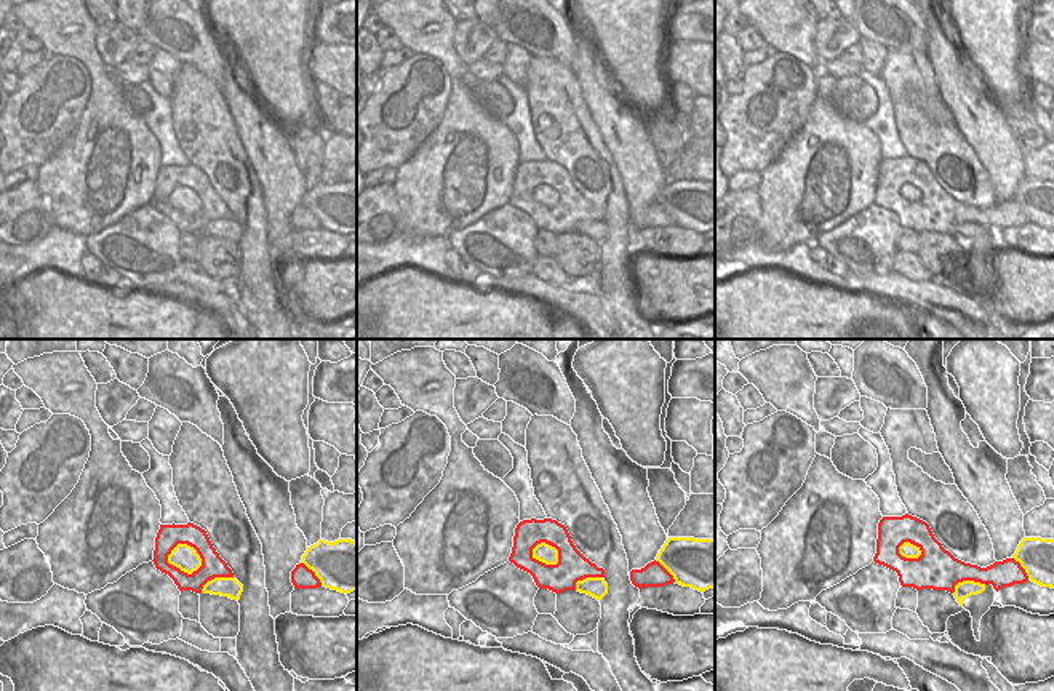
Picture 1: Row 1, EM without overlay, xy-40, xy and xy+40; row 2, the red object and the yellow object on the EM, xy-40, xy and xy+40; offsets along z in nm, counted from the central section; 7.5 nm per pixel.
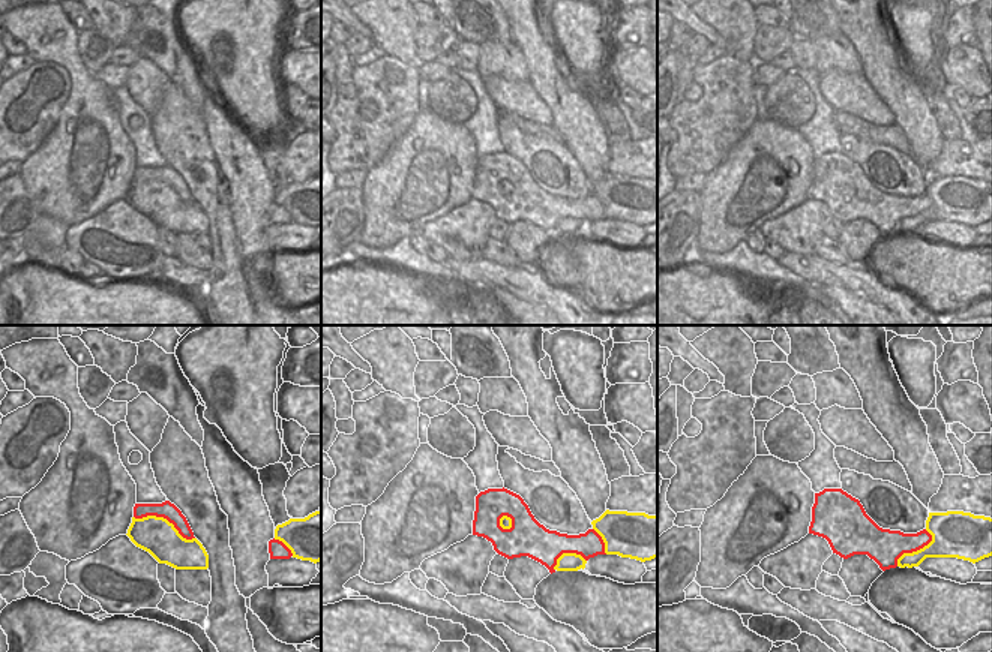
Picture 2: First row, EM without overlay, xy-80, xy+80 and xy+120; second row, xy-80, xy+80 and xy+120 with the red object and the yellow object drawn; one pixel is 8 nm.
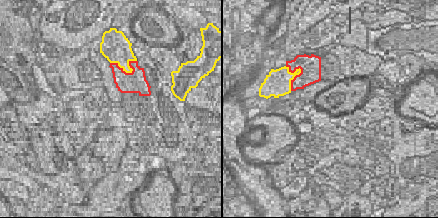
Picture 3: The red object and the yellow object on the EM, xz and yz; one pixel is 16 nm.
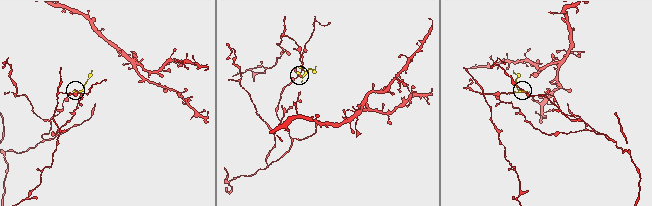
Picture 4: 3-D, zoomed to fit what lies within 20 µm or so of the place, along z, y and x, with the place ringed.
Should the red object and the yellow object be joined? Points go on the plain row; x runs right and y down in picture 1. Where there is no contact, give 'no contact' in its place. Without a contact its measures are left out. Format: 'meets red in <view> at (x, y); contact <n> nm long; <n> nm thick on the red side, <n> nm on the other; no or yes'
meets red in xy-40 at (183, 213); contact 280 nm long; 170 nm thick on the red side, 190 nm on the other; yes

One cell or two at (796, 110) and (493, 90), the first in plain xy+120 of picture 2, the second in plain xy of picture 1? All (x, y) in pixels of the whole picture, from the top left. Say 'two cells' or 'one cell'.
one cell

